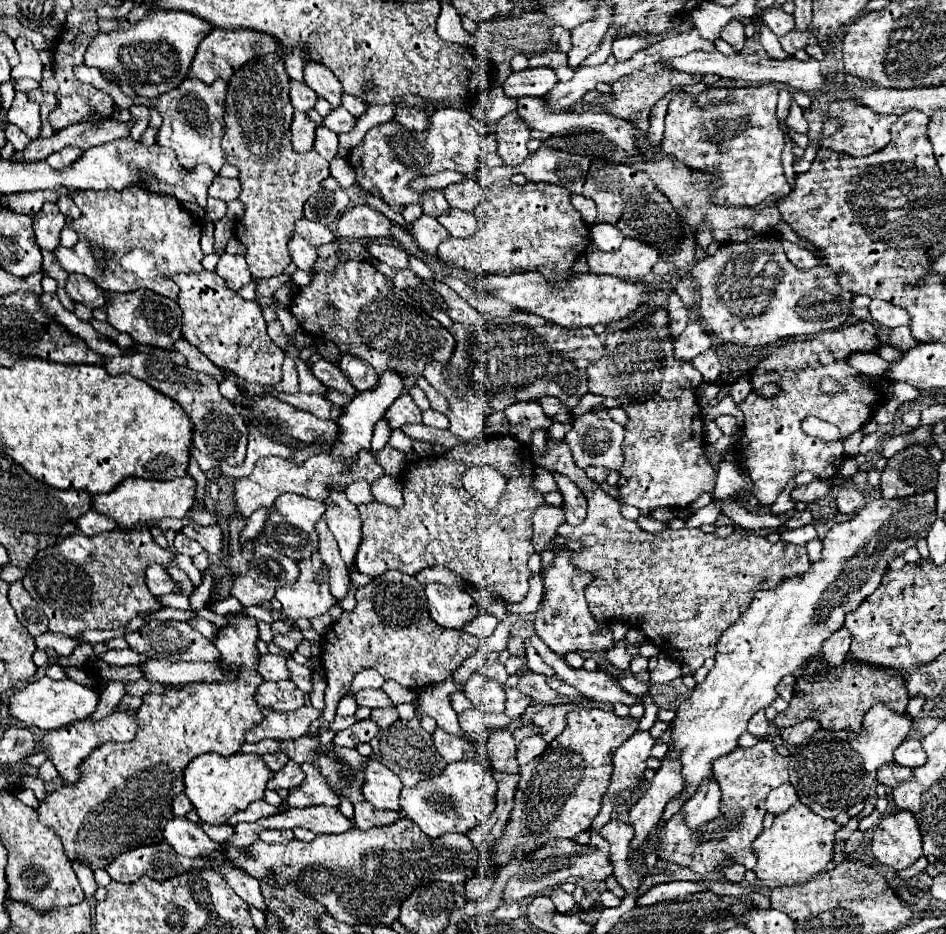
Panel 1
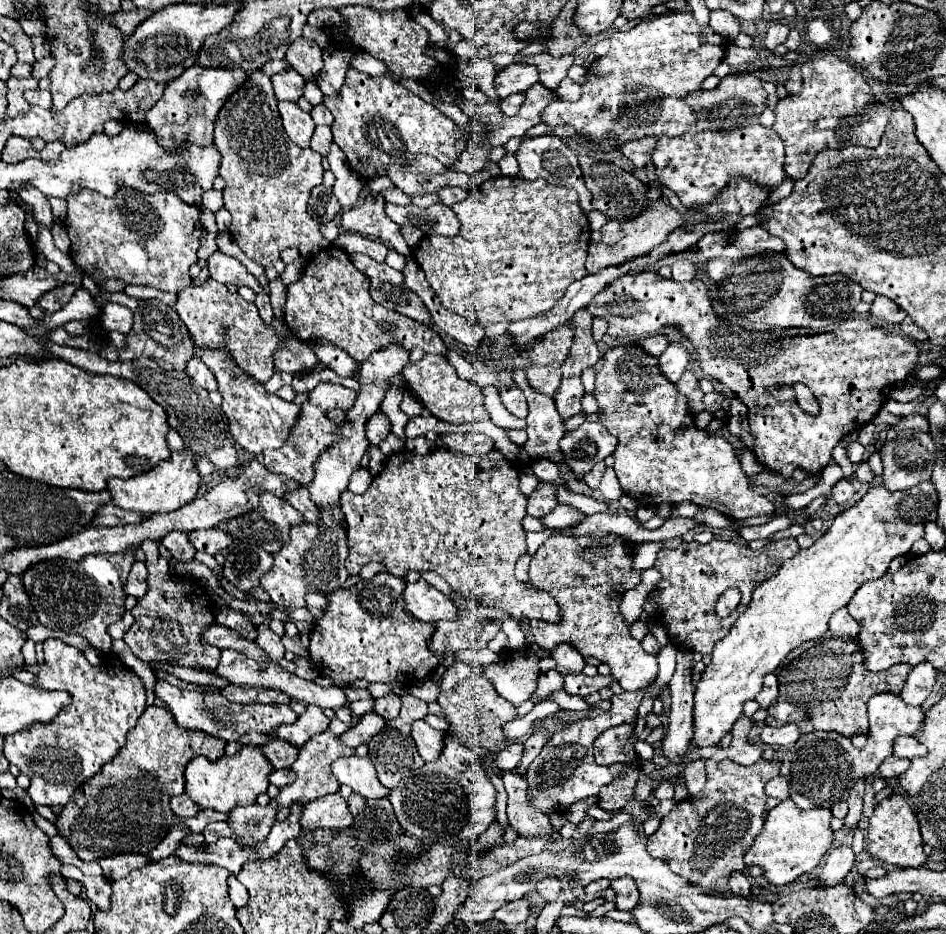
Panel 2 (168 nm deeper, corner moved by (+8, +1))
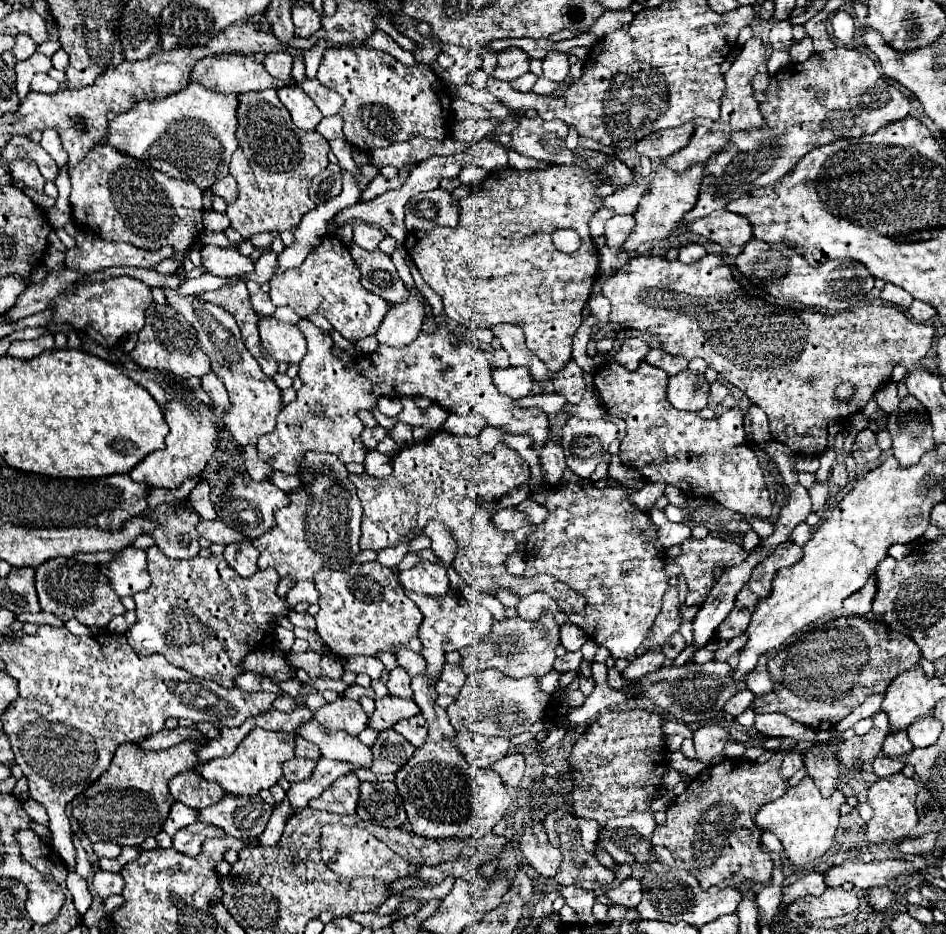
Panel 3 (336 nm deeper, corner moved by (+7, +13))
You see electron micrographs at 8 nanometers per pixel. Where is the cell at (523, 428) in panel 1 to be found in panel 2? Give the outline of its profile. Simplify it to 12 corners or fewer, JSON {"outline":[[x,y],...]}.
{"outline":[[501,387],[503,405],[525,419],[527,401],[519,387]]}

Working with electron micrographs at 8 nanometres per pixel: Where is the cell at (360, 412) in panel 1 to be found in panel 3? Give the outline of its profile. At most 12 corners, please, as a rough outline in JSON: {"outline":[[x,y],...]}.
{"outline":[[422,303],[392,305],[376,331],[386,347],[406,347],[422,329]]}

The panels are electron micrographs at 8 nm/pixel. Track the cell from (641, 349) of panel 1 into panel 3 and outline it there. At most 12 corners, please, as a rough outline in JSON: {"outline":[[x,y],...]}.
{"outline":[[610,359],[594,387],[648,481],[770,517],[744,413],[706,421],[666,371]]}

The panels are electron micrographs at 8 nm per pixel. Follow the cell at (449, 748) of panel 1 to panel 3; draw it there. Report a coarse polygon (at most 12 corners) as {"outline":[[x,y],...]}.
{"outline":[[422,715],[396,723],[394,729],[414,747],[426,743],[428,727]]}

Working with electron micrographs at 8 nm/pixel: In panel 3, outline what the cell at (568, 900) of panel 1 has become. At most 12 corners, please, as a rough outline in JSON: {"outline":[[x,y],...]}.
{"outline":[[526,827],[520,849],[538,875],[552,879],[562,855],[546,831]]}

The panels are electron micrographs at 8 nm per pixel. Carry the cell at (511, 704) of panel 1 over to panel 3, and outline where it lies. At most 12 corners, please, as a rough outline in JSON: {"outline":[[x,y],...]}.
{"outline":[[554,615],[494,621],[460,649],[466,675],[544,677],[560,645]]}

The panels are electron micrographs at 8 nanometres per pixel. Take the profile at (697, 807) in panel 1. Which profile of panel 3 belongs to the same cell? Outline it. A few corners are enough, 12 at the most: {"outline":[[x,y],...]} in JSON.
{"outline":[[722,725],[694,733],[696,761],[708,763],[724,751],[728,731]]}

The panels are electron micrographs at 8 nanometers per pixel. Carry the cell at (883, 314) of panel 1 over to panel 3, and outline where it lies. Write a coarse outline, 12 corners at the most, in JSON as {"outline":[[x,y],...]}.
{"outline":[[884,285],[880,299],[908,309],[914,301],[902,287]]}

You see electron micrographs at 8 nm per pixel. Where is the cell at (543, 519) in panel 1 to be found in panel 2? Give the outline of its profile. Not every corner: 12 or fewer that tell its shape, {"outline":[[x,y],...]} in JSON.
{"outline":[[539,483],[527,515],[541,519],[559,505],[557,483]]}

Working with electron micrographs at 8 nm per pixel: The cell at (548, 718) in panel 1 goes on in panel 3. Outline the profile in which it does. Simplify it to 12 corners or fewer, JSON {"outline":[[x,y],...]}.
{"outline":[[508,753],[492,767],[508,787],[522,781],[526,753]]}

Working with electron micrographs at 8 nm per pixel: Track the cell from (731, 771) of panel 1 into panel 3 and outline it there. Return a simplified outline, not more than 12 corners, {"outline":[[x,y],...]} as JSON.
{"outline":[[784,753],[724,757],[652,843],[700,887],[768,883],[754,815],[786,793]]}

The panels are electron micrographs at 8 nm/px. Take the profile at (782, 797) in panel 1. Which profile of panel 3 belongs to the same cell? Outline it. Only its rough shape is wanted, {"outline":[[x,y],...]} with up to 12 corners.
{"outline":[[796,751],[786,753],[782,779],[788,781],[800,767],[802,757]]}

